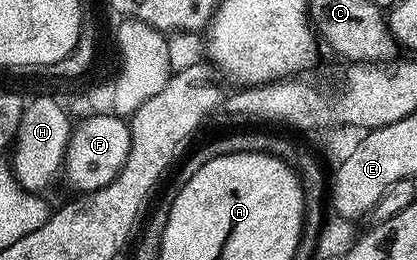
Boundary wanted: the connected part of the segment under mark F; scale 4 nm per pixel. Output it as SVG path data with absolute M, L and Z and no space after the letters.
M113 113L94 114L87 114L73 124L70 140L66 145L64 179L67 179L78 193L95 191L112 182L125 165L130 148L130 124L123 116Z

